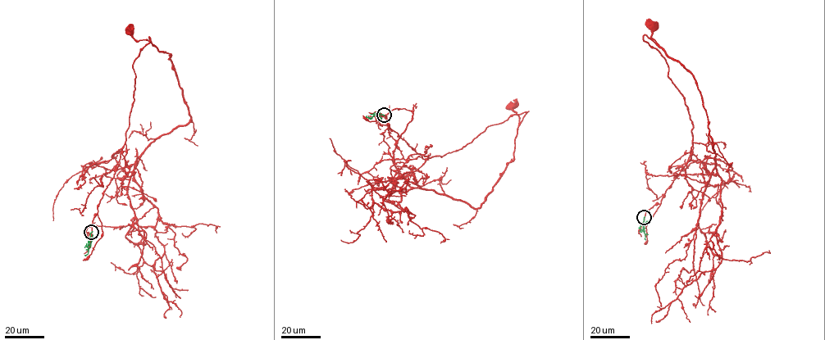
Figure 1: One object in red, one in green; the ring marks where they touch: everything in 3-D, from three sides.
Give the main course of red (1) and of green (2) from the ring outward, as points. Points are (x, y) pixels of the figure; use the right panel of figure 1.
1: (644, 217), (685, 164), (693, 127), (667, 62), (643, 38), (658, 45), (651, 38), (653, 26)
2: (644, 217), (640, 232), (648, 221)

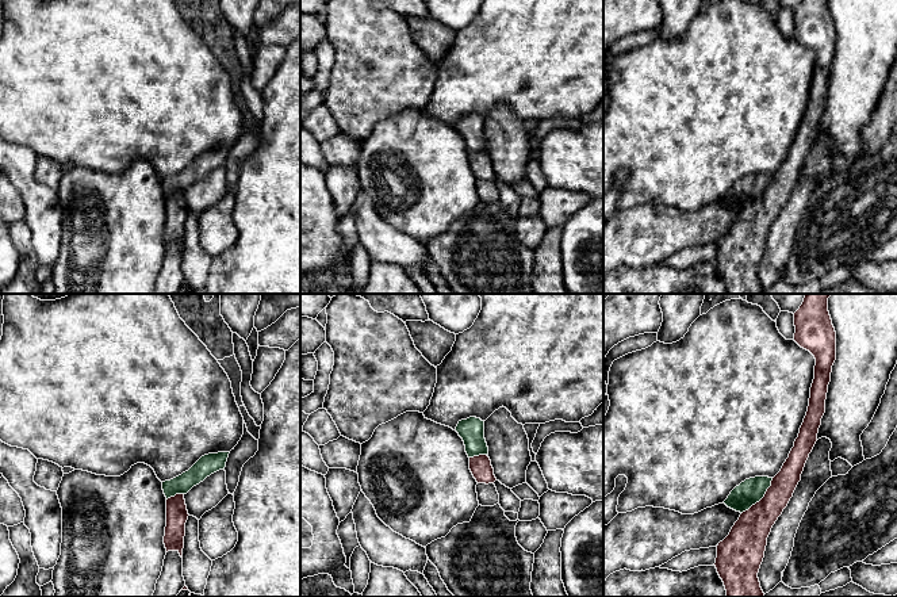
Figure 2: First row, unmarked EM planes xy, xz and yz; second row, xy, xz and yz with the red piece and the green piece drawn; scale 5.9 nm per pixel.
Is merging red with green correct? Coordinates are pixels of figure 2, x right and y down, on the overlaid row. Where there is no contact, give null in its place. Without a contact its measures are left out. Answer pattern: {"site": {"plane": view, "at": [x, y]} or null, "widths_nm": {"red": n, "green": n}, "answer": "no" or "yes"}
{"site": {"plane": "yz", "at": [762, 498]}, "widths_nm": {"red": 220, "green": 150}, "answer": "no"}

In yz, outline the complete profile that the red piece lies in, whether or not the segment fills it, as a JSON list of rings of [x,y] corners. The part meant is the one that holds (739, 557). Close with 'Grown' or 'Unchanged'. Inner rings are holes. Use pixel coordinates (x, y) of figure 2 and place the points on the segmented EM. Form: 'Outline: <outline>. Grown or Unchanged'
Outline: [[[805,294],[802,305],[794,313],[794,341],[816,359],[809,406],[794,447],[764,497],[740,514],[729,535],[717,546],[714,566],[727,597],[764,597],[758,573],[767,537],[801,481],[825,413],[828,384],[836,360],[836,332],[828,311],[829,296],[831,294]]]. Unchanged

